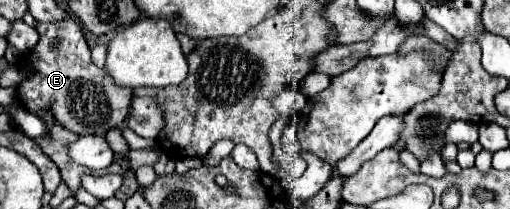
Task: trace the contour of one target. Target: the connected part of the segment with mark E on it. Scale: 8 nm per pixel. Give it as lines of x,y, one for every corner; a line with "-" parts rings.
68,17
66,23
40,23
38,33
40,43
28,55
36,73
20,85
18,103
32,113
50,107
52,115
78,135
106,135
106,131
118,127
128,115
132,89
116,85
104,69
92,63
80,25

